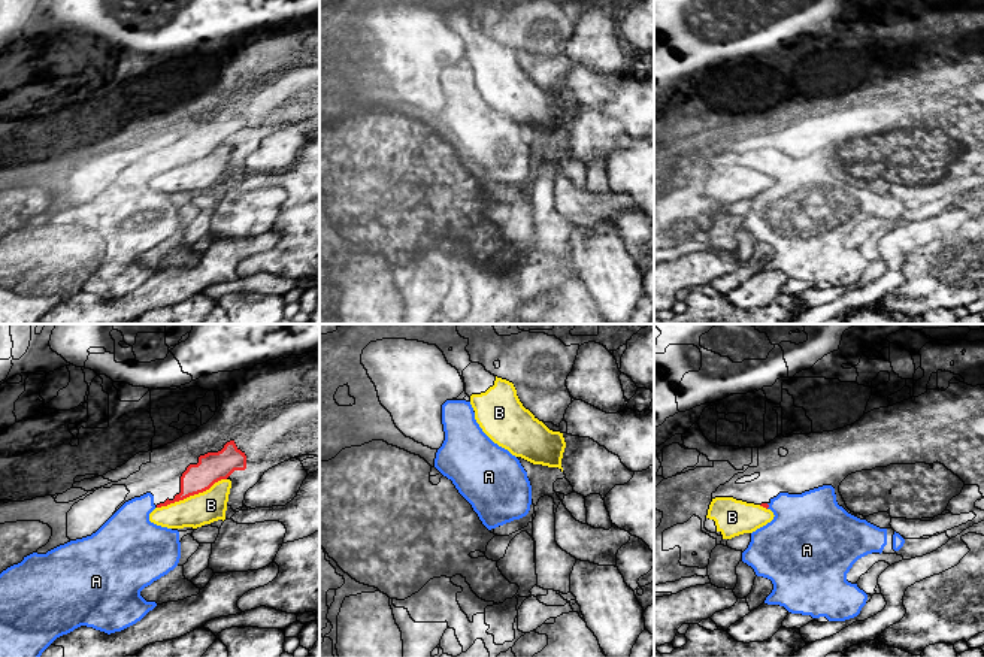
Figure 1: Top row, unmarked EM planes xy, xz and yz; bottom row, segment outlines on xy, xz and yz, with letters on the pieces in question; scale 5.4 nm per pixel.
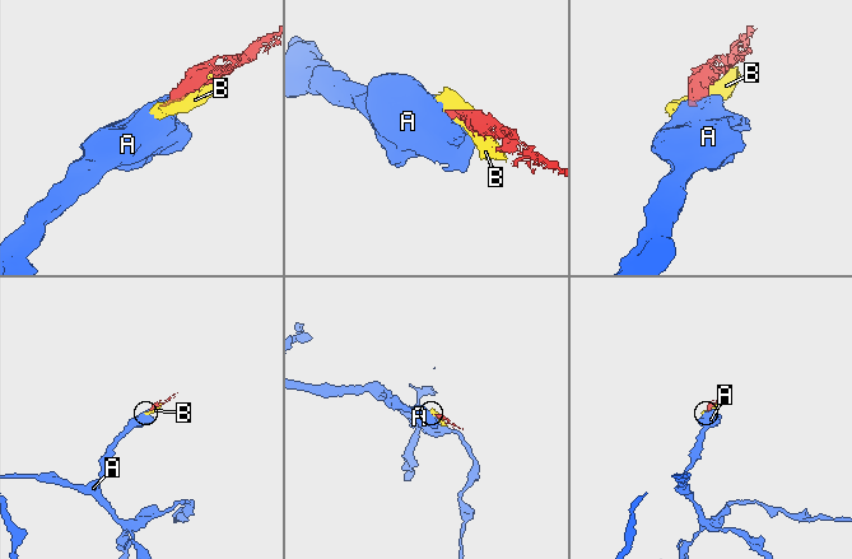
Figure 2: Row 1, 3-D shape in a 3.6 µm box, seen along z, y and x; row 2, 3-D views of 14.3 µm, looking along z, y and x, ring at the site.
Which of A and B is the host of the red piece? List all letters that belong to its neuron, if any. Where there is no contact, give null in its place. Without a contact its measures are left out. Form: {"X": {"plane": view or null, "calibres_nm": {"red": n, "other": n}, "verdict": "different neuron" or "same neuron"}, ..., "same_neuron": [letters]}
{"A": {"plane": "yz", "calibres_nm": {"red": 30, "other": 400}, "verdict": "same neuron"}, "B": {"plane": "xy", "calibres_nm": {"red": 160, "other": 170}, "verdict": "different neuron"}, "same_neuron": ["A"]}

